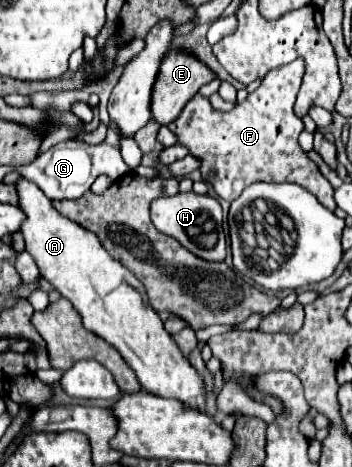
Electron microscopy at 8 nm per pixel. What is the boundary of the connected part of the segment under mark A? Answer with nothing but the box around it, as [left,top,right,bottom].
[17,179,203,409]

